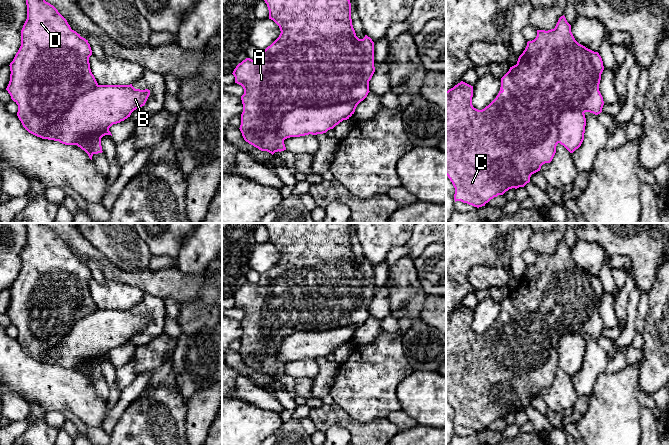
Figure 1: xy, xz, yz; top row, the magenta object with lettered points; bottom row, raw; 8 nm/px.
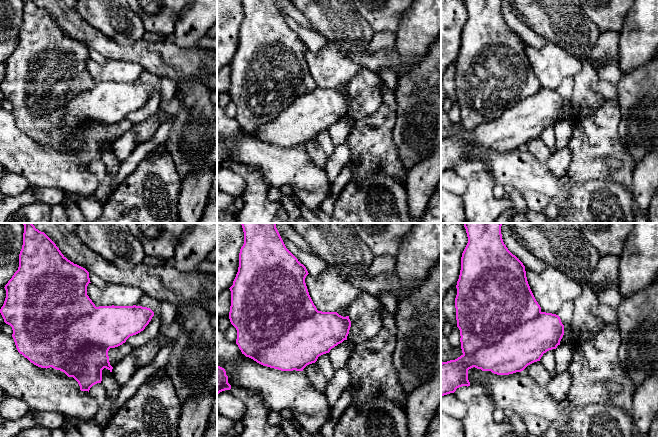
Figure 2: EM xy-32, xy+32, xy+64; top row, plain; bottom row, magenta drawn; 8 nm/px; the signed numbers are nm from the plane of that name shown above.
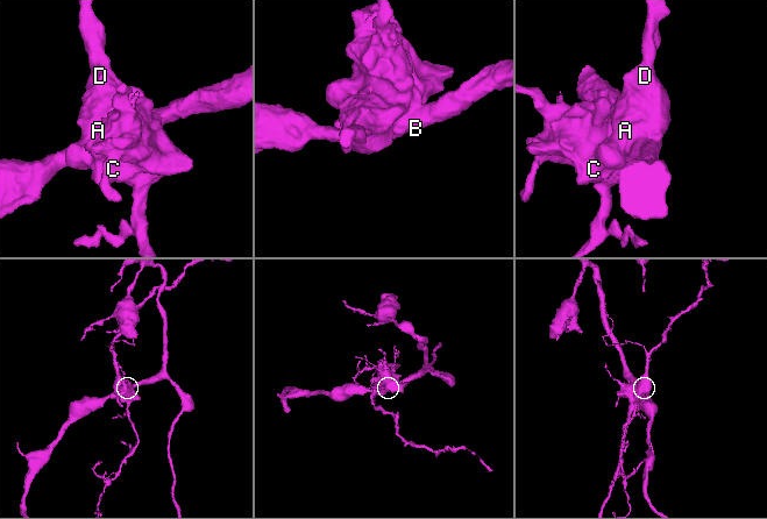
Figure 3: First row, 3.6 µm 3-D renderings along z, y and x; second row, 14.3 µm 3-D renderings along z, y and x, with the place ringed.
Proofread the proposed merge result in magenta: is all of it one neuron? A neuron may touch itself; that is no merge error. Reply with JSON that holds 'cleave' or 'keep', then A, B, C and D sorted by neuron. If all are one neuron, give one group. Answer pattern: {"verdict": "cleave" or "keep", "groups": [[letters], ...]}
{"verdict": "cleave", "groups": [["A", "C", "D"], ["B"]]}

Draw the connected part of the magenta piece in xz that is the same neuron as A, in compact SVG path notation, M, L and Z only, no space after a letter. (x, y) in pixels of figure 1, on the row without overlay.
M263 223L269 234L269 243L273 244L280 252L279 261L265 274L260 276L260 280L256 284L246 282L239 287L233 295L235 307L241 309L244 313L244 318L241 320L243 328L243 336L241 338L240 355L246 366L258 372L261 375L267 375L272 379L275 376L286 374L284 364L276 360L278 347L283 340L299 330L305 331L327 331L339 327L348 326L351 324L363 325L369 315L369 305L374 296L374 266L370 261L365 259L363 263L356 260L351 243L351 227L349 223Z

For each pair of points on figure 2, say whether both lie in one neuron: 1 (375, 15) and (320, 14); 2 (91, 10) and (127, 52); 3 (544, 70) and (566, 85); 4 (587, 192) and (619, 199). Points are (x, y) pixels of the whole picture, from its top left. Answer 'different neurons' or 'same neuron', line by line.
1: different neurons
2: different neurons
3: different neurons
4: same neuron

